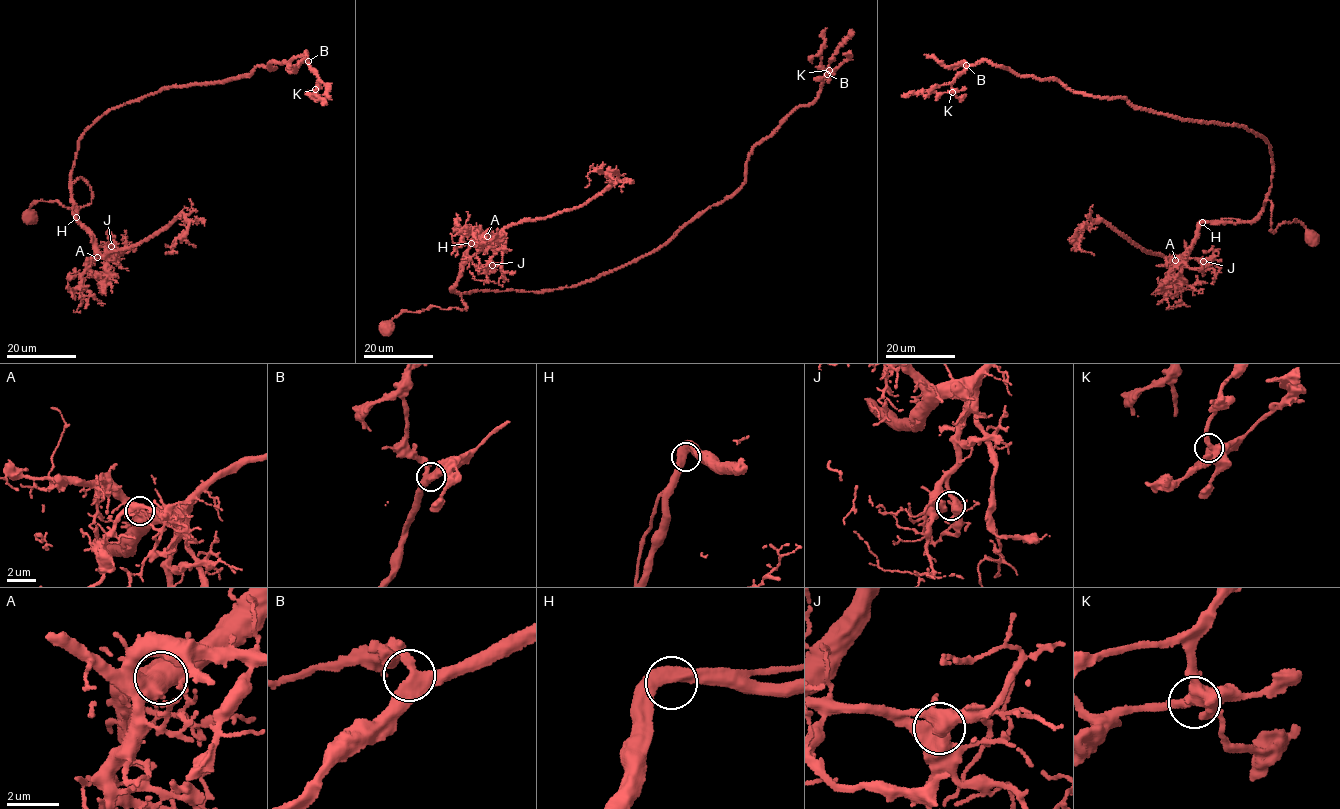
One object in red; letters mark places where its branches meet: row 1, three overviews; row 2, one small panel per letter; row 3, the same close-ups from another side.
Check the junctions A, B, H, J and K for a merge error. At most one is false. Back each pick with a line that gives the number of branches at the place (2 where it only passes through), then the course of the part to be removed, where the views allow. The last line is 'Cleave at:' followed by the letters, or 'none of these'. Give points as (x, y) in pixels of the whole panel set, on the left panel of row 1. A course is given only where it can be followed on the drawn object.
Cleave at: none of these

